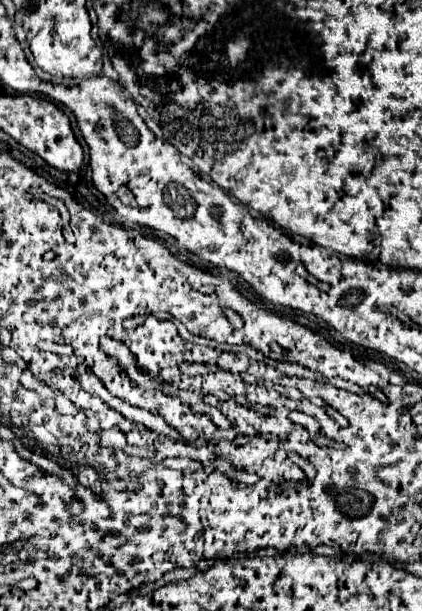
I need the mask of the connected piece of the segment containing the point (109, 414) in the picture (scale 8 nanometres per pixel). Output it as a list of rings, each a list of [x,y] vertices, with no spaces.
[[[109,406],[107,411],[99,412],[98,418],[102,427],[105,429],[118,428],[123,433],[127,434],[133,429],[133,423],[125,419],[119,412],[112,411]]]

